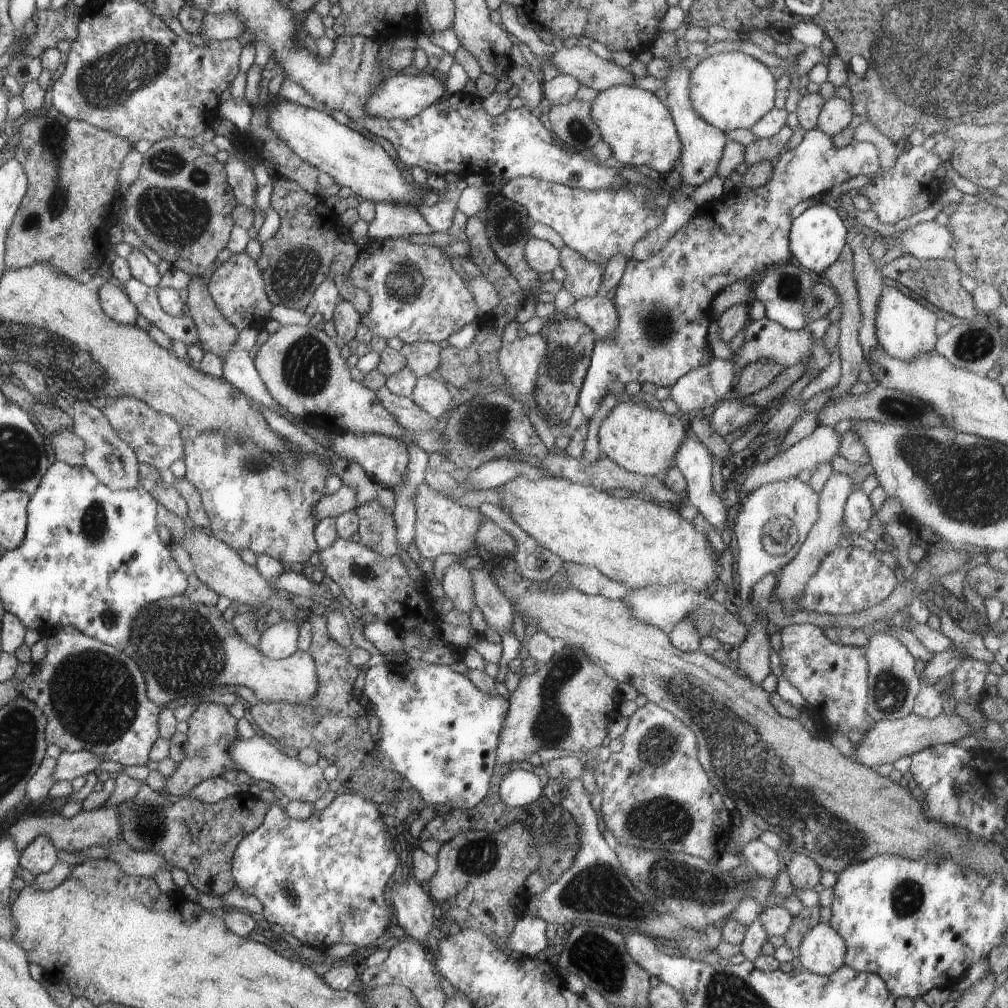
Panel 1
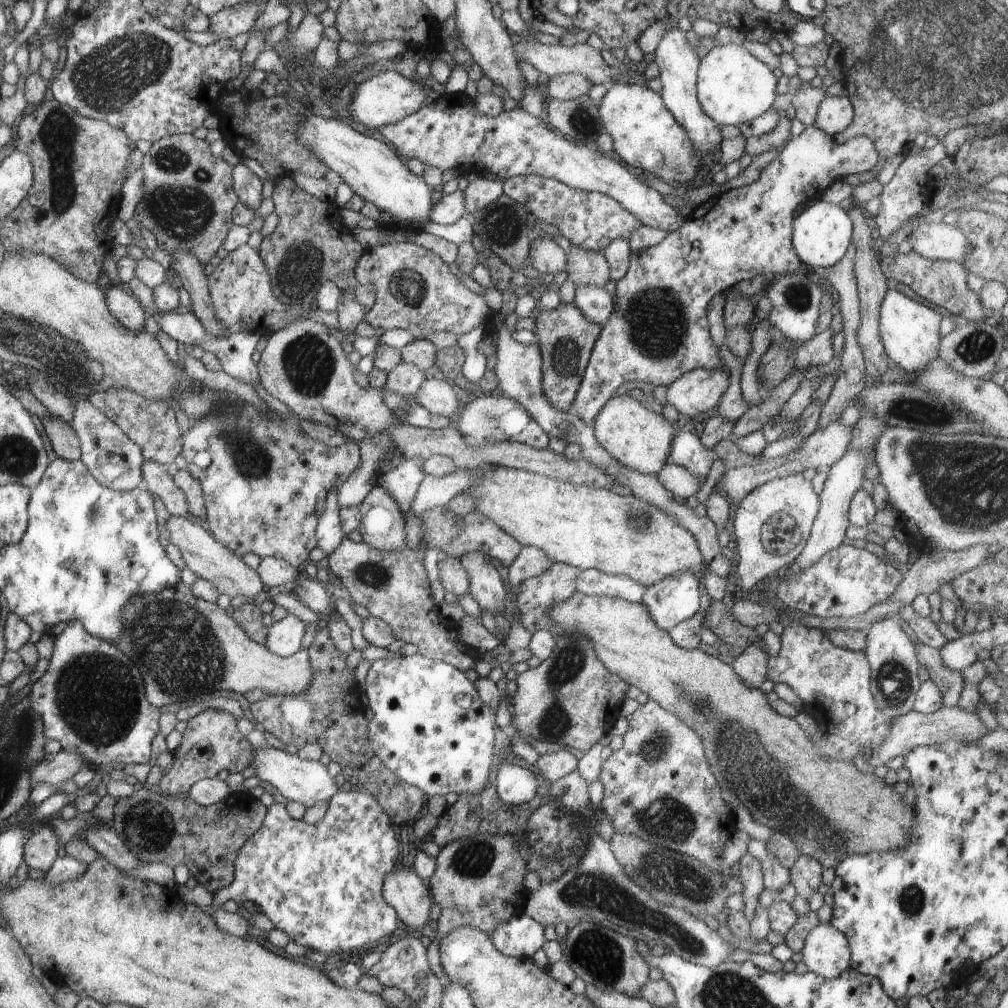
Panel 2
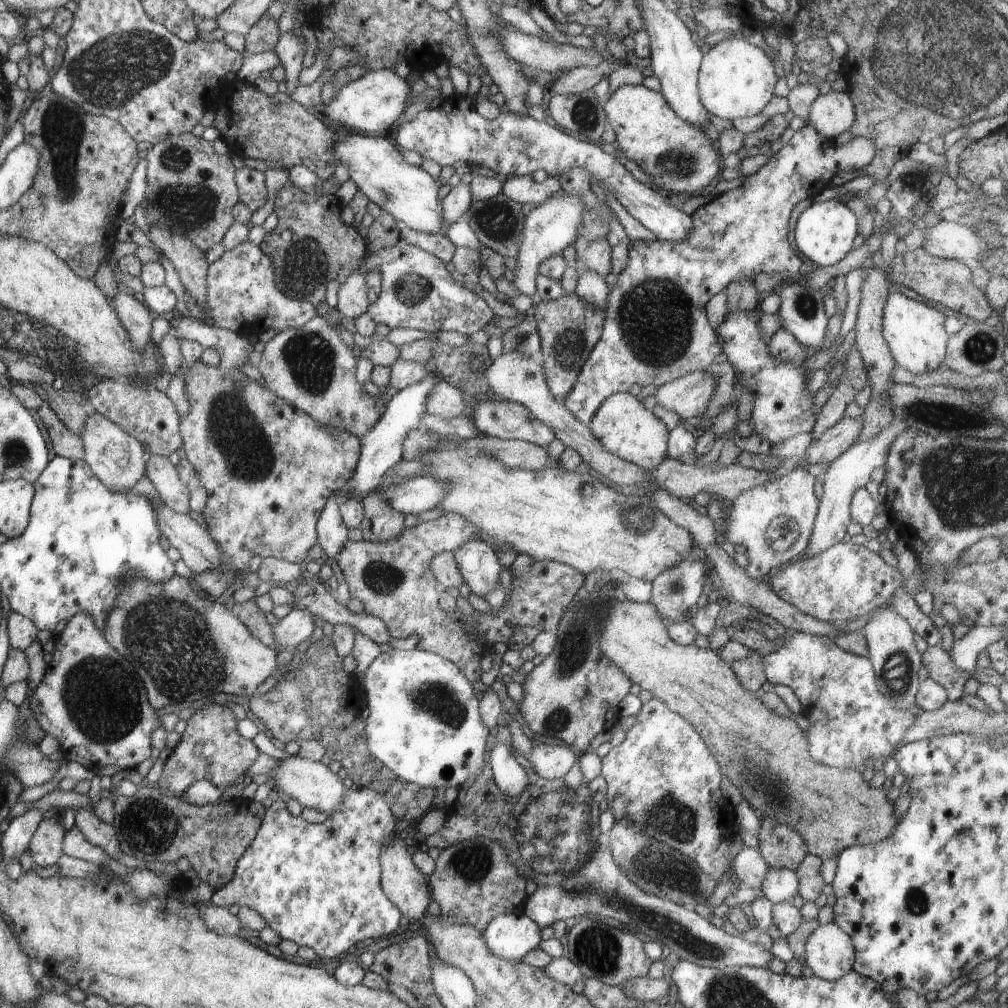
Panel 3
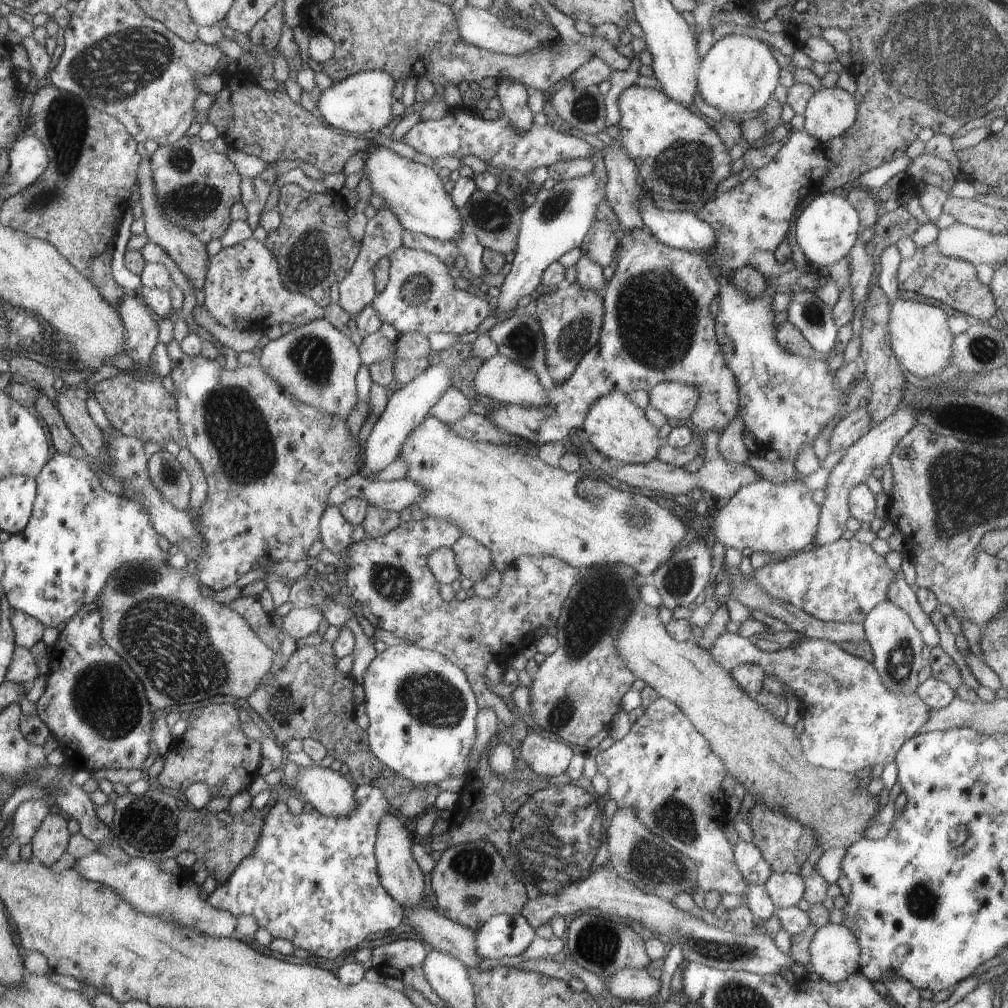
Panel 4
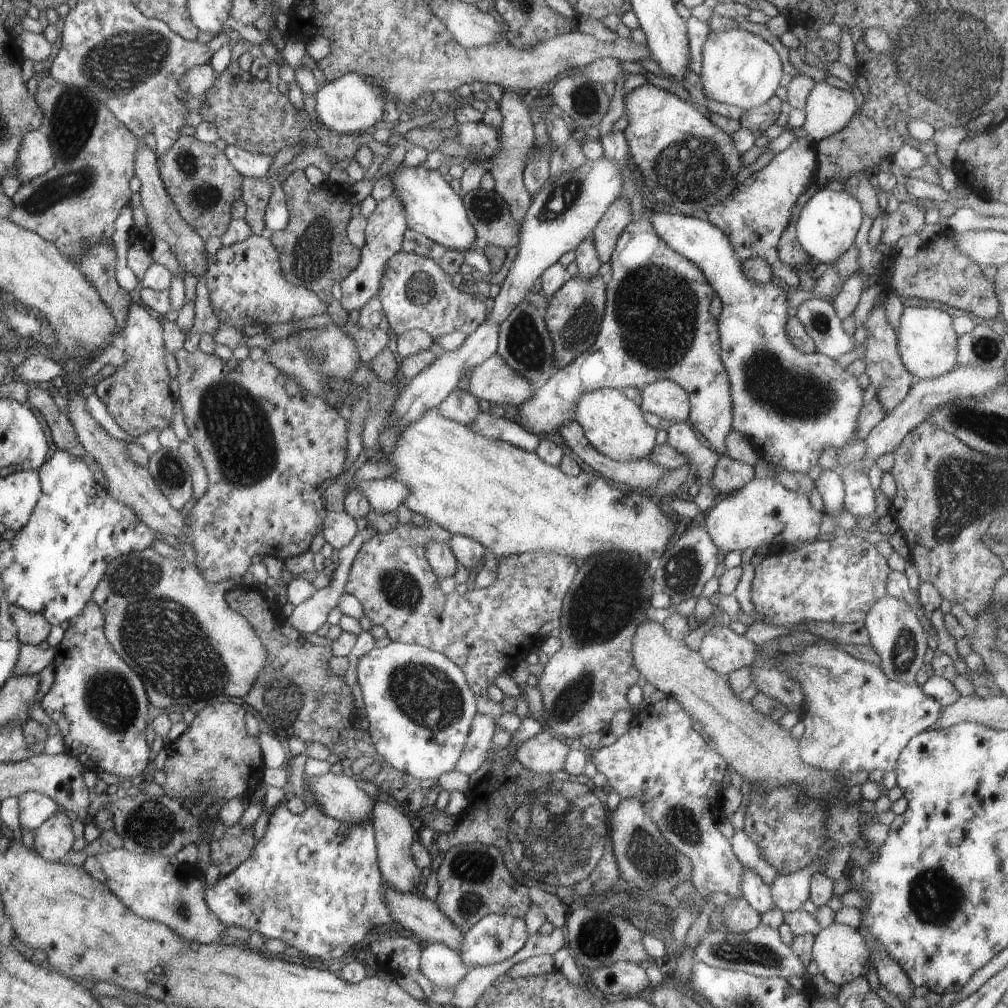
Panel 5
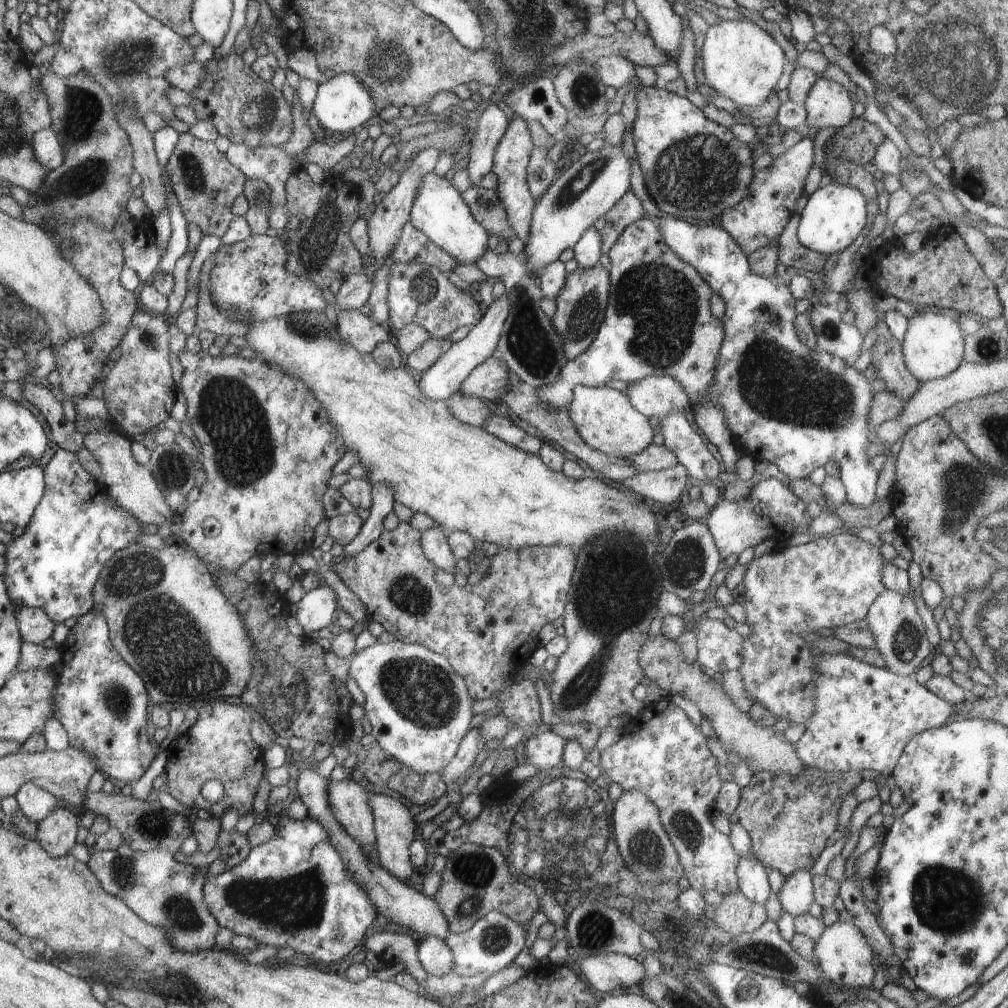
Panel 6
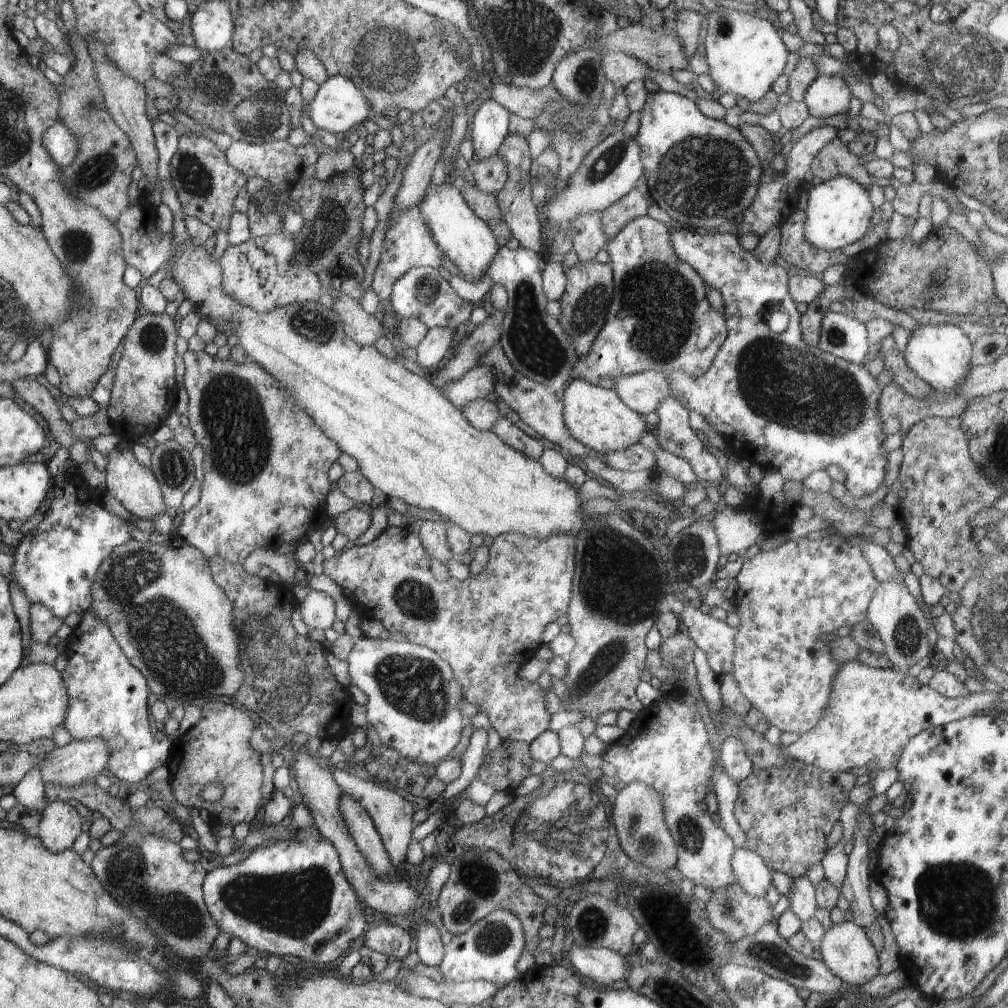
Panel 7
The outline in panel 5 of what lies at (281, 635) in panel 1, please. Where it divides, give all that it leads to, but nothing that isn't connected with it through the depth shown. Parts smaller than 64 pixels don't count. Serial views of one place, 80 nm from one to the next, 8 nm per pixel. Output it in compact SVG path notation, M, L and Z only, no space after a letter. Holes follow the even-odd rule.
M366 527L359 532L350 545L346 545L338 552L338 565L334 567L330 575L330 586L317 590L308 600L294 607L294 610L285 618L302 637L316 630L327 622L329 612L338 604L344 587L349 579L349 572L361 549L361 546L376 534L371 527Z

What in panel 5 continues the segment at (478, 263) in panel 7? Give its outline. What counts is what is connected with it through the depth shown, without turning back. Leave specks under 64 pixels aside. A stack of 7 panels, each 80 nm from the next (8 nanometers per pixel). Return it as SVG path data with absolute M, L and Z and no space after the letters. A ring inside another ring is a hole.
M401 163L385 176L392 181L393 194L402 203L408 229L423 234L442 246L462 252L474 243L480 244L473 224L469 221L462 196L452 190L450 179L442 177L438 169L423 166L407 168Z

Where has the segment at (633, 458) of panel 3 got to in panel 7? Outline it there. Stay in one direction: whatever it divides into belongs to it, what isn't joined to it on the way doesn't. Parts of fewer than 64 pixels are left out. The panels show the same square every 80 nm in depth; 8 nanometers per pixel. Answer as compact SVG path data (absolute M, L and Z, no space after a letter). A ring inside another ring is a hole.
M574 379L567 384L560 396L563 399L565 425L570 434L590 451L606 455L614 451L623 451L629 446L640 443L647 432L648 424L645 417L628 408L614 389L605 389Z

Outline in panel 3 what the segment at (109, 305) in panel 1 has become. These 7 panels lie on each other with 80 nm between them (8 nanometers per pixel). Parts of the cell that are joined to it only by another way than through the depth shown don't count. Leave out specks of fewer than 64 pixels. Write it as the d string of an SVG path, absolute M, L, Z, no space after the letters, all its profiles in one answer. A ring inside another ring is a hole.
M120 289L110 299L110 302L128 335L131 336L134 350L146 350L148 344L154 344L152 341L152 322L155 320L155 315L139 297Z

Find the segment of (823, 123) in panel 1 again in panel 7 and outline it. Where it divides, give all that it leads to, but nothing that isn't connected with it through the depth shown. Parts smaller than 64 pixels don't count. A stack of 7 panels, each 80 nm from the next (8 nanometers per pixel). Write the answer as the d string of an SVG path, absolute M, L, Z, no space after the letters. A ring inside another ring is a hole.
M818 75L806 89L804 104L818 118L848 116L852 93L840 75Z

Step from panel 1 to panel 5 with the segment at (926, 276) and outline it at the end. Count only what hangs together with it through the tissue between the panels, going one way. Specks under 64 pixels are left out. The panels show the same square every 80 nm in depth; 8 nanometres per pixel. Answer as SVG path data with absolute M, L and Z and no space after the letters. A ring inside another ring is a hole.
M938 236L934 241L923 243L915 256L902 257L896 253L891 276L884 276L884 282L893 286L897 295L903 298L932 300L948 304L966 312L972 312L984 320L999 318L1000 303L991 279L982 274L983 268L970 257L965 257L955 246L950 236Z

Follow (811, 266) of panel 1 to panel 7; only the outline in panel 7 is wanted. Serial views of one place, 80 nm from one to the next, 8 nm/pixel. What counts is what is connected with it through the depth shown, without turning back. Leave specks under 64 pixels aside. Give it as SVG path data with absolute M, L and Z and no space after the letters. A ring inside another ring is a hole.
M839 176L814 185L809 191L804 238L809 245L825 251L837 251L862 239L868 230L873 213L868 190L851 178Z

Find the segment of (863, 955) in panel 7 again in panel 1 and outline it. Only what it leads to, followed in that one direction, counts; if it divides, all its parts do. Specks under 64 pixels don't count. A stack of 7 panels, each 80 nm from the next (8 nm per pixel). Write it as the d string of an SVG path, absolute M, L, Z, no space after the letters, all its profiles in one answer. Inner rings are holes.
M818 923L801 940L796 952L802 971L828 976L844 965L846 943L830 923Z

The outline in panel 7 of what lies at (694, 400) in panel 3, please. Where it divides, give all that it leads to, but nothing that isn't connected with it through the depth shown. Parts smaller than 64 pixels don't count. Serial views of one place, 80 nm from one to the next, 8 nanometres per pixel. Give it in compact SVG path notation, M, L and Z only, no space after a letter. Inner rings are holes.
M654 371L619 376L614 390L628 408L643 417L654 412L665 398L671 396L667 374Z

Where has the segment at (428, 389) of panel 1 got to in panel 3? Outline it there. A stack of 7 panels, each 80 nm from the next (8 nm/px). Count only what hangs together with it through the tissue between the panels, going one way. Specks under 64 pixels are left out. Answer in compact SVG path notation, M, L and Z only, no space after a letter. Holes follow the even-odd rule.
M440 381L430 392L426 409L432 416L450 419L461 416L465 404L461 392L456 387L448 382Z

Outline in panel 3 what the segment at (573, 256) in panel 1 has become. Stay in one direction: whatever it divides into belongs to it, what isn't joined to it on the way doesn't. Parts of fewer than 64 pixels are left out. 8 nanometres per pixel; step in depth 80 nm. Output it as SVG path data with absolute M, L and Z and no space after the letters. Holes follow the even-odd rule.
M608 236L598 238L594 242L580 238L576 240L574 248L576 249L576 262L573 266L578 272L582 270L594 270L598 274L606 277L611 273L612 261L611 254L612 248L610 246Z

